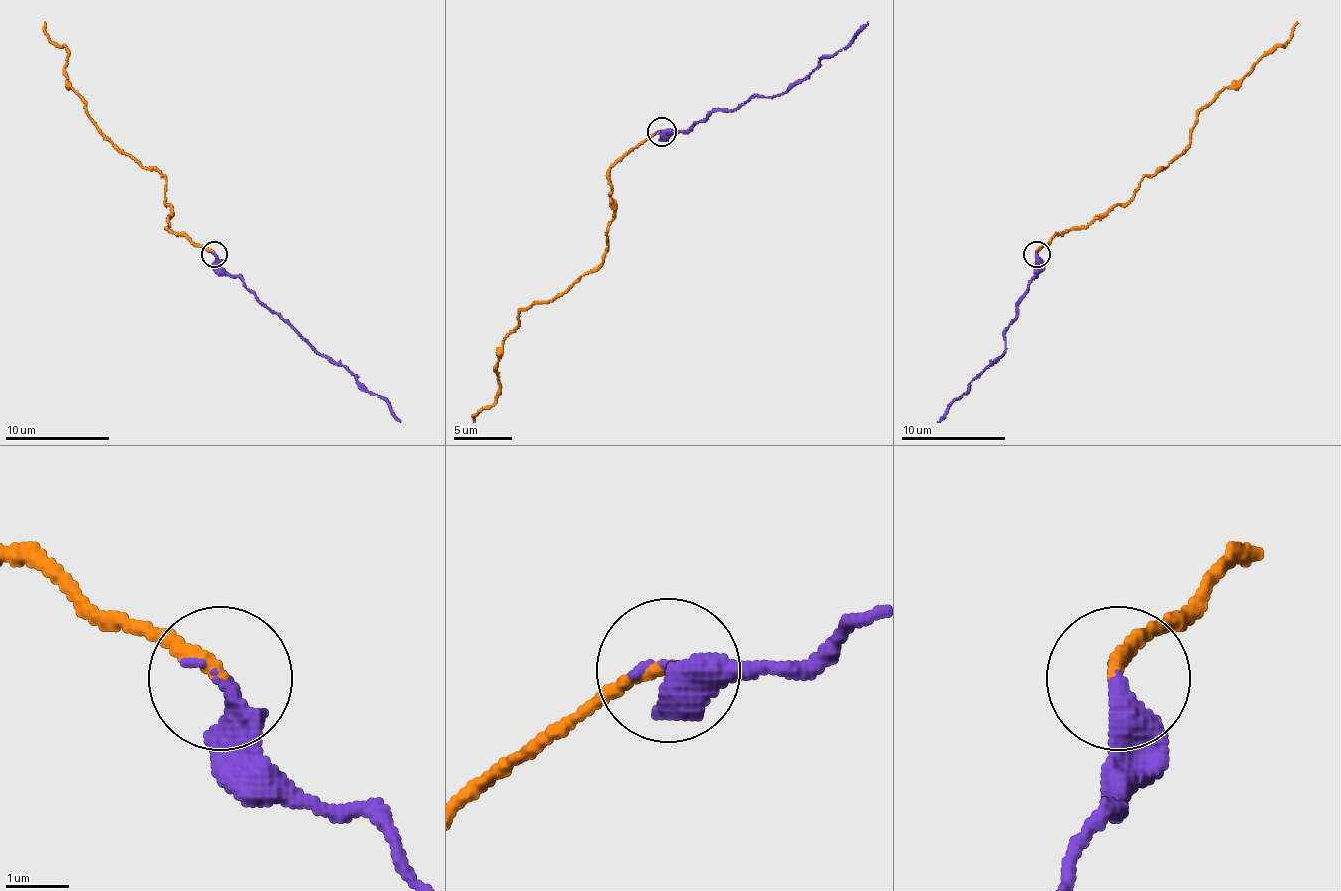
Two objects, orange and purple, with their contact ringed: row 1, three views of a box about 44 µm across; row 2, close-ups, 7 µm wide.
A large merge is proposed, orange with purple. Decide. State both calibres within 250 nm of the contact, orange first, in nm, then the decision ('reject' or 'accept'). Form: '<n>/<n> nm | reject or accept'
220/380 nm | accept

